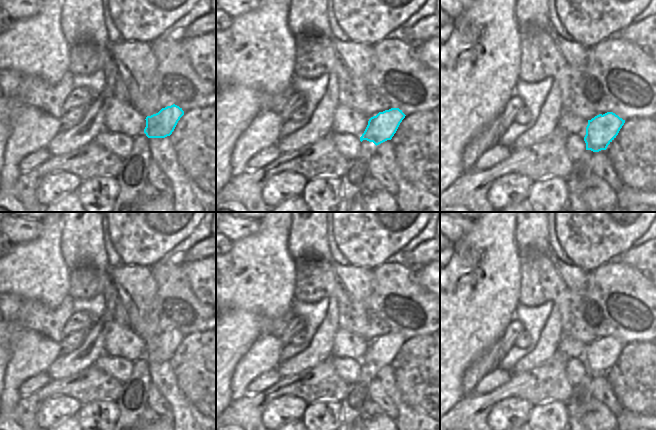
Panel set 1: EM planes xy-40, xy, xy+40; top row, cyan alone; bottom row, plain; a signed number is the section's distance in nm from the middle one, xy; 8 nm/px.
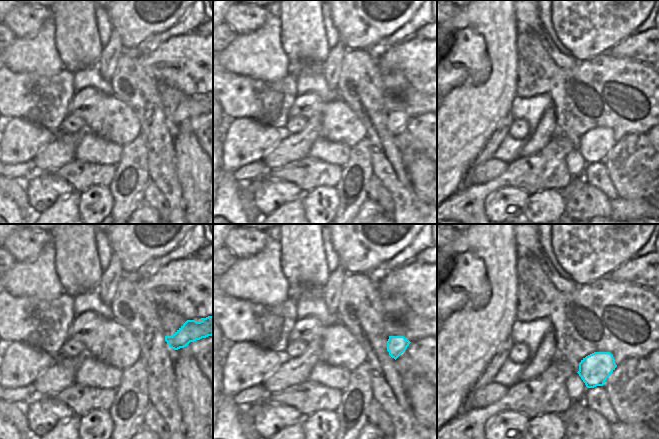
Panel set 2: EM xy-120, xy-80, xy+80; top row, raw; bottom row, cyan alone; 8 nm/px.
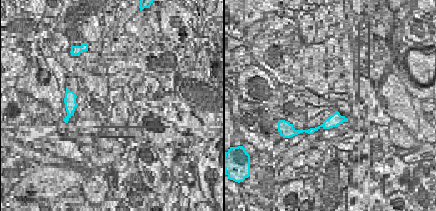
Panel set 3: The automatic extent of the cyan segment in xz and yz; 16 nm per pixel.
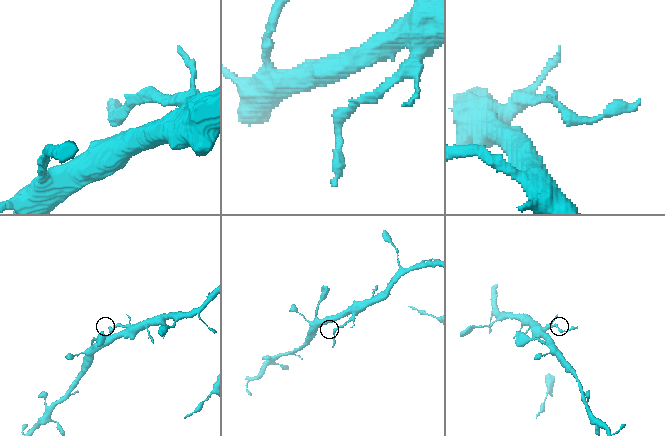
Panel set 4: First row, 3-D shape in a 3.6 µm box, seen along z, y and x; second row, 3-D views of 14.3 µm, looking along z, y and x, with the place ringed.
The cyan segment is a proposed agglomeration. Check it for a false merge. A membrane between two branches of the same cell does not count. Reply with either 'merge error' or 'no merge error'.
merge error

